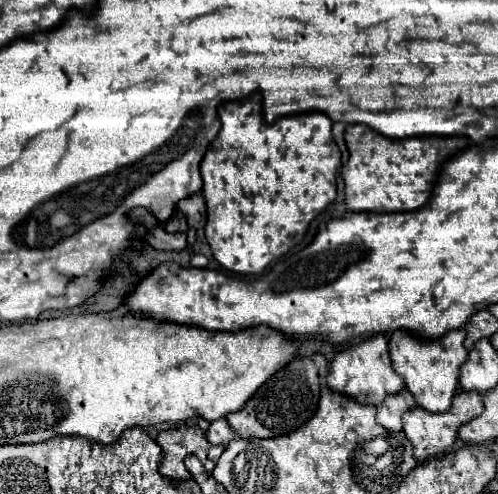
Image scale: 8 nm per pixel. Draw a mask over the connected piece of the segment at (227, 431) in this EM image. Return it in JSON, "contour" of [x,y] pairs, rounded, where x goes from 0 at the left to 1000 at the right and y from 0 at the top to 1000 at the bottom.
{"contour":[[[452,846],[424,854],[424,862],[420,862],[420,870],[412,874],[412,883],[416,883],[416,891],[420,891],[424,899],[448,899],[448,903],[456,903],[456,899],[472,887],[472,879],[464,874],[464,862],[456,858]]]}

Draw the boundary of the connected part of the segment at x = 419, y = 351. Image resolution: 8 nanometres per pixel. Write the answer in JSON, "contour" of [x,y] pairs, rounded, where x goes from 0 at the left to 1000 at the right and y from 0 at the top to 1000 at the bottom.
{"contour":[[[918,664],[886,684],[829,684],[829,676],[813,676],[813,668],[793,668],[781,700],[789,749],[813,769],[813,785],[833,802],[837,822],[861,834],[894,834],[918,789],[922,745],[926,733],[938,729],[938,709],[930,700],[934,668]]]}

